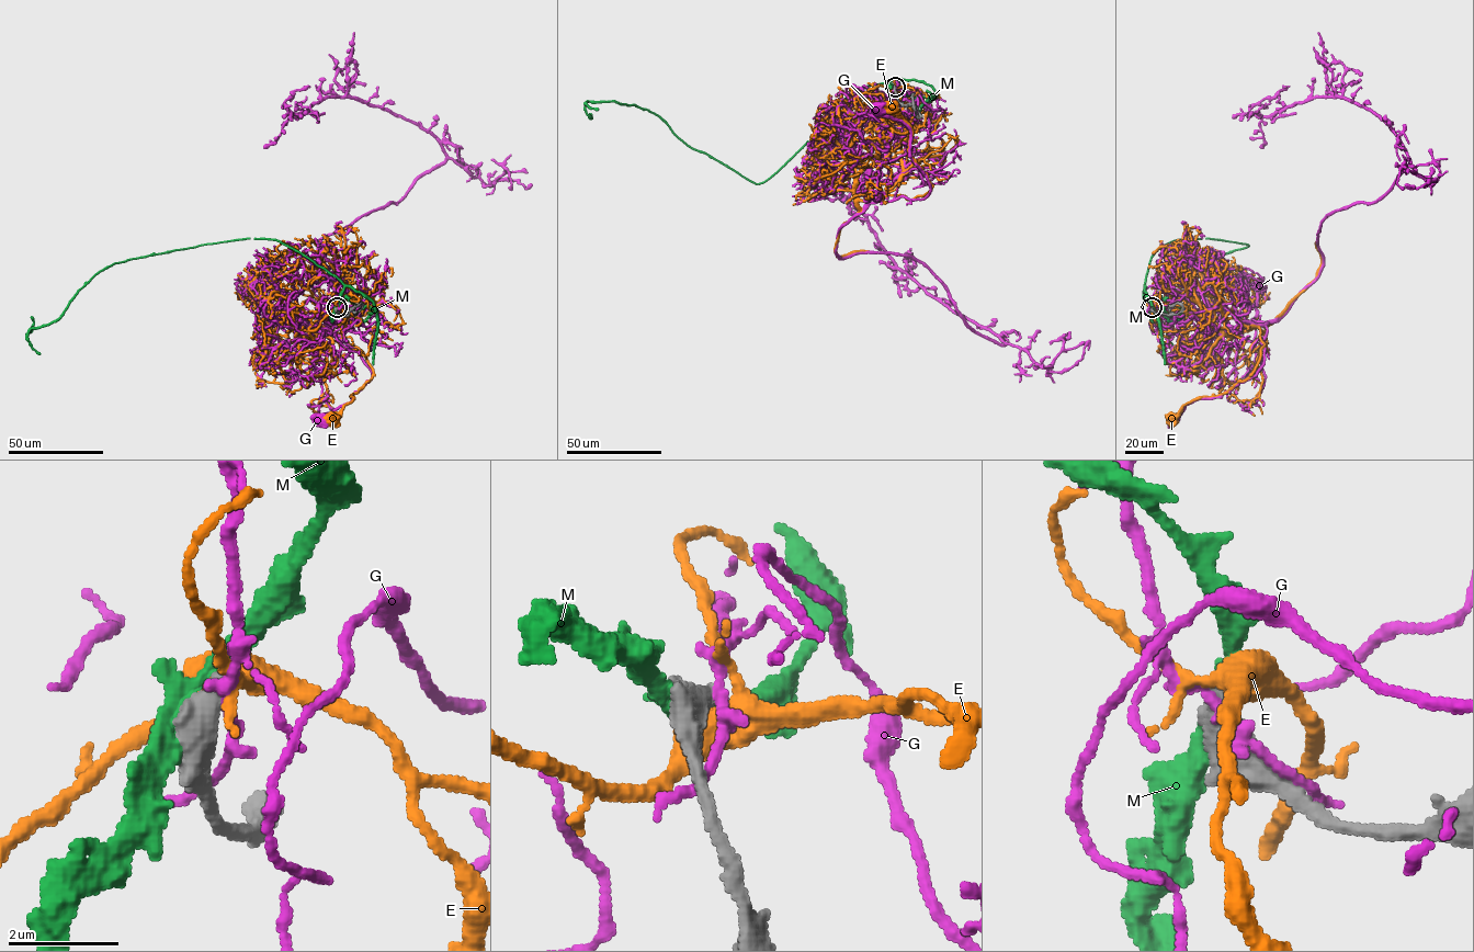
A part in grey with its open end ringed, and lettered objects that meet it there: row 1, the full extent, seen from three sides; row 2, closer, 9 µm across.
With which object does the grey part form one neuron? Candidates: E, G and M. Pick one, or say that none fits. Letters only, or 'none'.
none

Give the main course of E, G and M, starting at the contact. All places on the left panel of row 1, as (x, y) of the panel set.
E: (337, 308), (316, 329), (295, 337), (291, 328), (329, 327), (372, 369), (332, 418)
G: (337, 308), (337, 273), (322, 318), (327, 331), (305, 322), (320, 324), (354, 349), (372, 377), (321, 420)
M: (335, 308), (344, 285), (337, 278), (276, 239), (249, 238), (114, 263), (57, 319), (26, 333), (31, 316)

